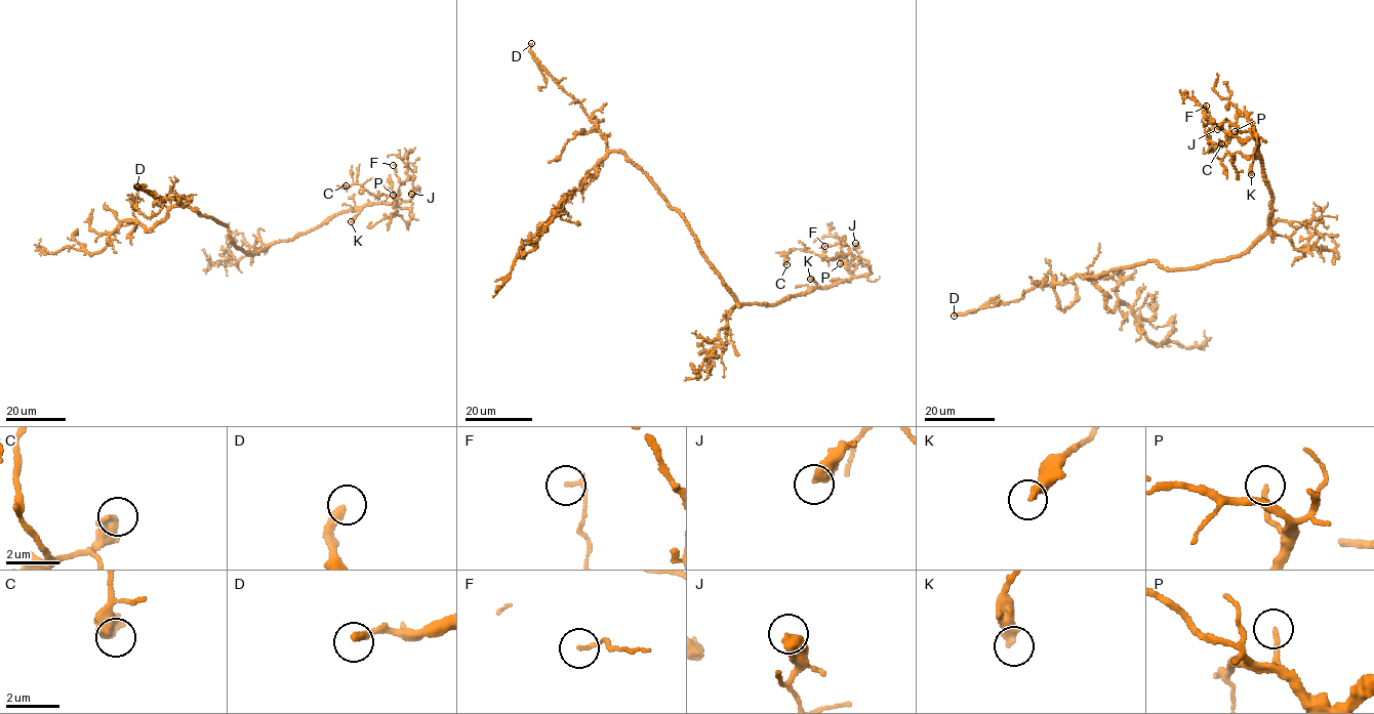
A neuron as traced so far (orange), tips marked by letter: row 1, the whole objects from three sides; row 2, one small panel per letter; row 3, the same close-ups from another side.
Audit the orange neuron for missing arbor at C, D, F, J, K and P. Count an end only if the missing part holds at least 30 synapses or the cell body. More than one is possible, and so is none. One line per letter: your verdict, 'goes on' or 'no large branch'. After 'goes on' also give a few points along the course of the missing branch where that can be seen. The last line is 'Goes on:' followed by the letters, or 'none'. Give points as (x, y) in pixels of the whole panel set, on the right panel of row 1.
C: no large branch
D: goes on
F: no large branch
J: no large branch
K: no large branch
P: goes on; missing branch runs (1235, 131), (1230, 117), (1230, 122)
Goes on: D, P

